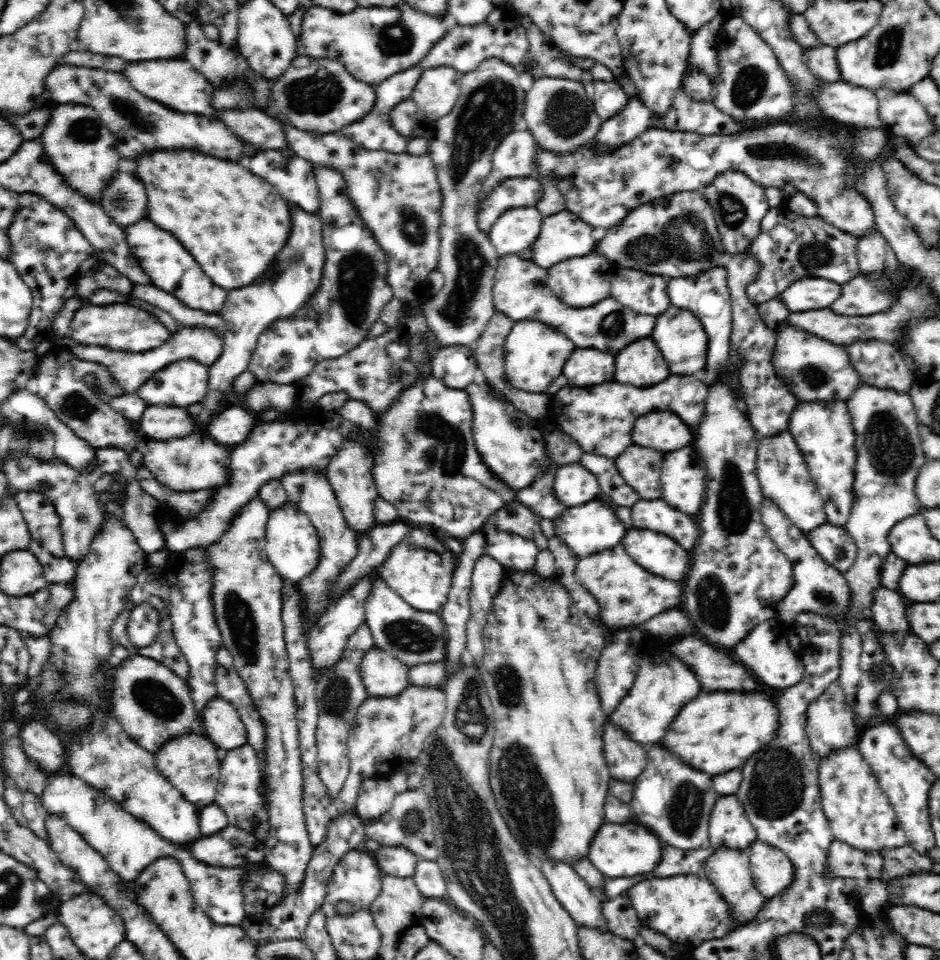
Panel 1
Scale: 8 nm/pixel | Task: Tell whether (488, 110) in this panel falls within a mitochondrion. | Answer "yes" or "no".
yes

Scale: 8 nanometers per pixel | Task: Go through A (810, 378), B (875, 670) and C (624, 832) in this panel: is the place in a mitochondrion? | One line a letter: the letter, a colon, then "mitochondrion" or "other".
A: mitochondrion
B: mitochondrion
C: other

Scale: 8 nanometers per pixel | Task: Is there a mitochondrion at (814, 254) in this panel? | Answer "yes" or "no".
yes

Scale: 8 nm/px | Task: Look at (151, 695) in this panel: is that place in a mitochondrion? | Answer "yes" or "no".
yes

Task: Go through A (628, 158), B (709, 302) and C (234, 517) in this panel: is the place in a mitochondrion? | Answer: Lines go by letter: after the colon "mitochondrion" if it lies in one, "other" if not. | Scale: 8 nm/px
A: other
B: other
C: other

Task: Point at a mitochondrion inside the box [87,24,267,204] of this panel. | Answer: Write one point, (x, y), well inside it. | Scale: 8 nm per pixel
(136, 119)

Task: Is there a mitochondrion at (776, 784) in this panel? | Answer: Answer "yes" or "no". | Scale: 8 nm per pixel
yes

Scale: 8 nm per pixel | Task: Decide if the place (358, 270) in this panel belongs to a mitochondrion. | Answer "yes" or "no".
yes

